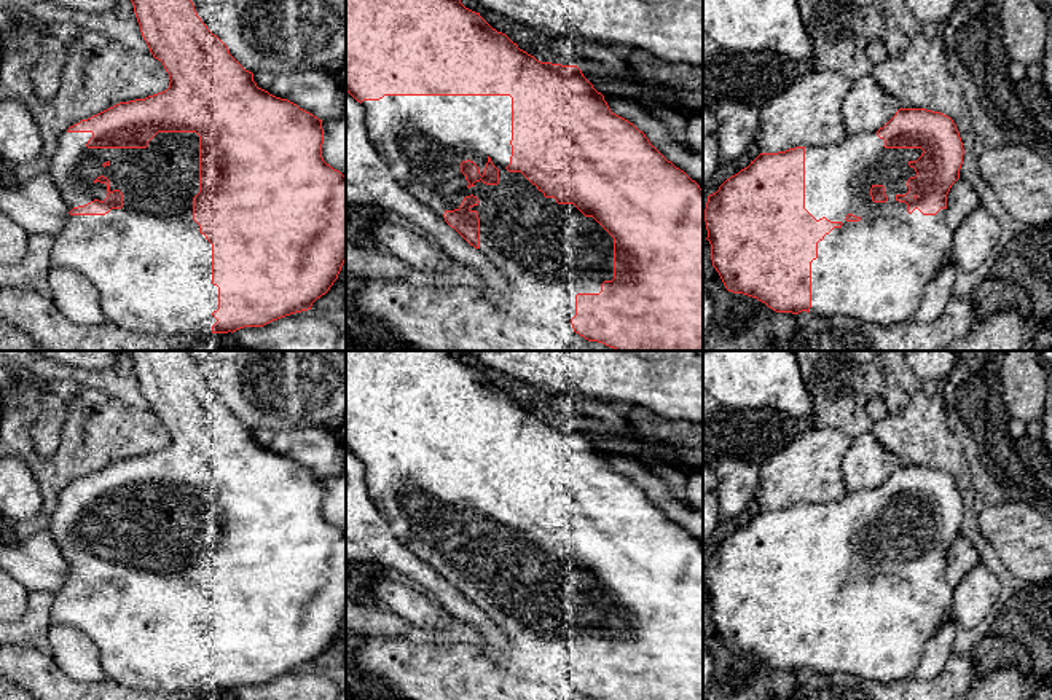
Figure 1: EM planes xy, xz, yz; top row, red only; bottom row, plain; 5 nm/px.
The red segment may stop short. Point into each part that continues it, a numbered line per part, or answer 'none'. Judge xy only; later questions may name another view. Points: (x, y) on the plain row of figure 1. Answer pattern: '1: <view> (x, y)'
1: xy (152, 625)

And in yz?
1: yz (875, 627)

